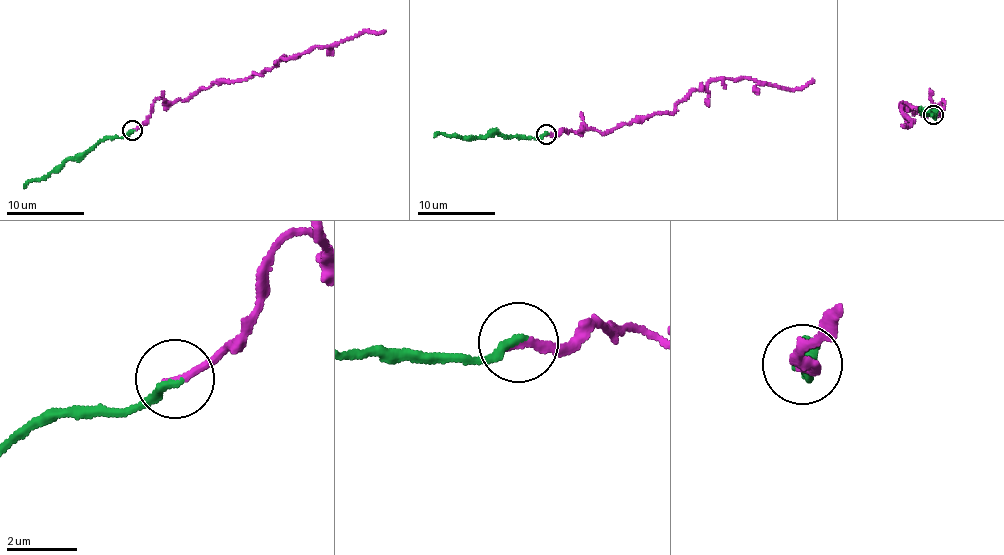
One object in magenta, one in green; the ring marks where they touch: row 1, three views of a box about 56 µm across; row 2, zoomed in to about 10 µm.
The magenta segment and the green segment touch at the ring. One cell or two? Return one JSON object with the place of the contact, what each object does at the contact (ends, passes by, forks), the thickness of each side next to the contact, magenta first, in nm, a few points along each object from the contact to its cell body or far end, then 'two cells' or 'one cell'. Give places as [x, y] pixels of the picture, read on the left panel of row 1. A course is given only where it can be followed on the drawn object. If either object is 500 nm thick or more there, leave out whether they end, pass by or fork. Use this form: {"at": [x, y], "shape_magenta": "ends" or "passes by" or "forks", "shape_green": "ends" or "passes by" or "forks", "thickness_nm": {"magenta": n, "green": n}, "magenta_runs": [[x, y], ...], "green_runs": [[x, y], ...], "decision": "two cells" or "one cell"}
{"at": [132, 130], "shape_magenta": "ends", "shape_green": "ends", "thickness_nm": {"magenta": 240, "green": 220}, "magenta_runs": [[133, 130], [161, 98], [188, 99], [215, 83], [247, 79], [317, 45], [385, 30]], "green_runs": [[133, 130], [121, 138], [104, 137], [81, 155], [64, 160], [24, 188]], "decision": "one cell"}

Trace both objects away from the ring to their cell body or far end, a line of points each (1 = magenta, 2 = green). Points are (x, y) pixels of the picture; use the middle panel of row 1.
1: (547, 133), (604, 133), (667, 114), (712, 80), (756, 79), (802, 90), (814, 80)
2: (547, 133), (534, 137), (494, 133), (475, 137), (440, 133), (434, 137)

